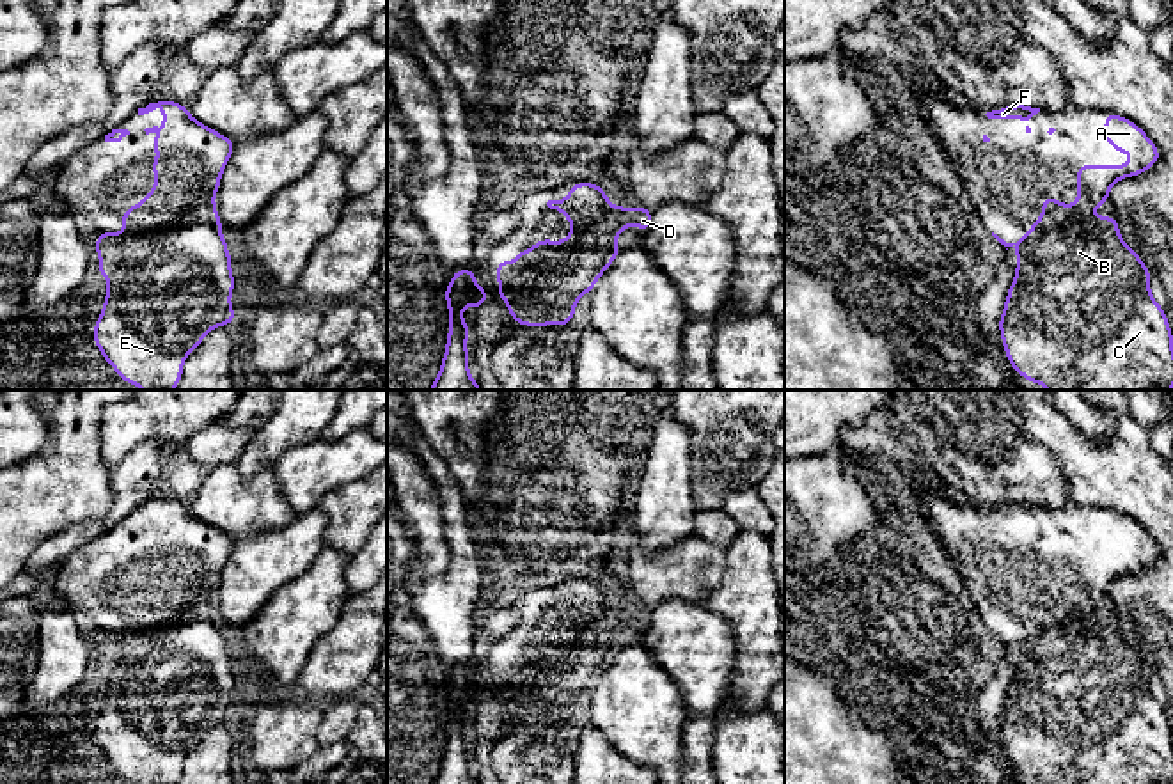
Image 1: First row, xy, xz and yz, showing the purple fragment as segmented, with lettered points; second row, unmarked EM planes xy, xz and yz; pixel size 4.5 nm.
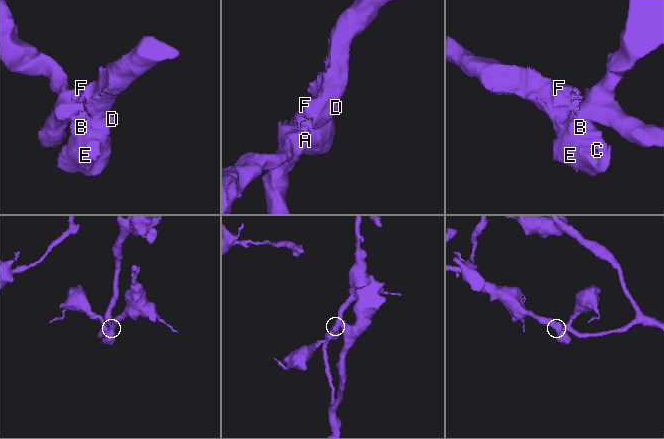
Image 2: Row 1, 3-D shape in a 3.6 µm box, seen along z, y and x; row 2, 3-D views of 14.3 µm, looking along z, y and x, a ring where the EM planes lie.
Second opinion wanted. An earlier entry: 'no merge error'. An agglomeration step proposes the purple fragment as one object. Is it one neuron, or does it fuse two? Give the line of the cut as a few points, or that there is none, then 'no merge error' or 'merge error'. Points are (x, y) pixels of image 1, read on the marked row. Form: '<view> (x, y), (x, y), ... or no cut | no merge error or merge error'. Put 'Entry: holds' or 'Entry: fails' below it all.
xy (213, 204), (180, 213), (144, 215), (125, 229) | merge error
Entry: fails

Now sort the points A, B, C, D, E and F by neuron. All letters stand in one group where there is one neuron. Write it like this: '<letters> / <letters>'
A D F / B C E

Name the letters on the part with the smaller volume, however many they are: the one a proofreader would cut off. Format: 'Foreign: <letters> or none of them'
Foreign: B, C, E

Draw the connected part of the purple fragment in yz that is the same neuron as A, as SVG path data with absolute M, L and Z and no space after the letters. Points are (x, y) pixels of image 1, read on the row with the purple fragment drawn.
M1106 114L1104 140L1114 151L1132 156L1127 165L1079 165L1077 167L1077 202L1059 204L1056 197L1045 197L1042 216L1033 227L1051 222L1059 227L1063 222L1072 222L1077 215L1091 215L1093 208L1100 208L1107 199L1111 186L1118 179L1138 176L1159 161L1157 145L1146 133L1125 117Z

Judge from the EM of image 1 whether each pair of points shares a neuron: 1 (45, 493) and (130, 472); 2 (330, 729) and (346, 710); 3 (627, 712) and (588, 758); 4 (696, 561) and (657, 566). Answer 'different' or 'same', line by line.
1: different
2: same
3: different
4: same

